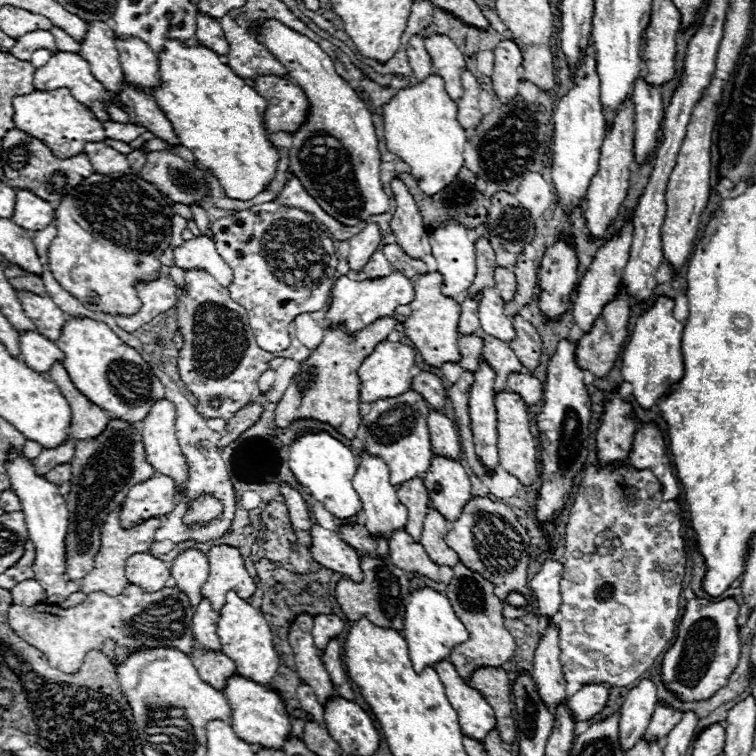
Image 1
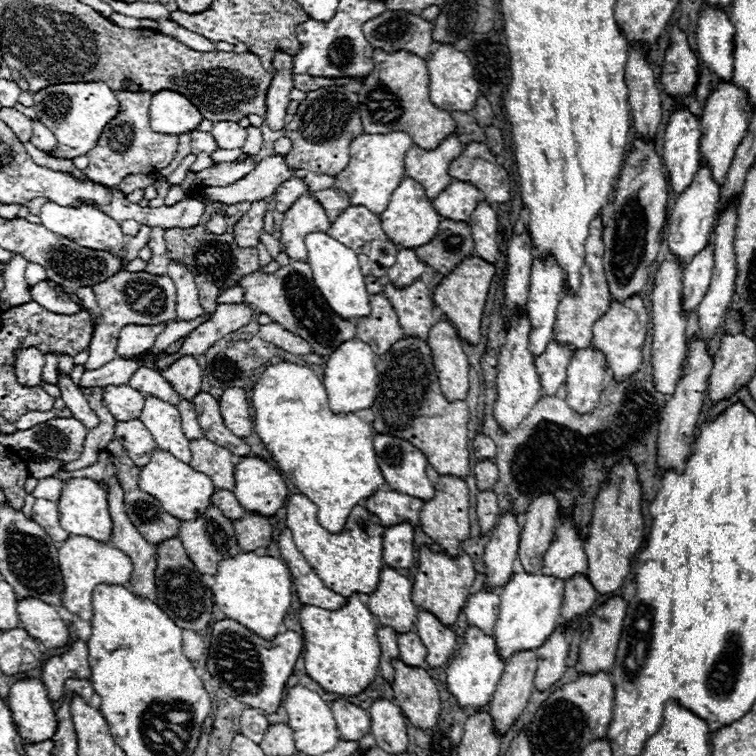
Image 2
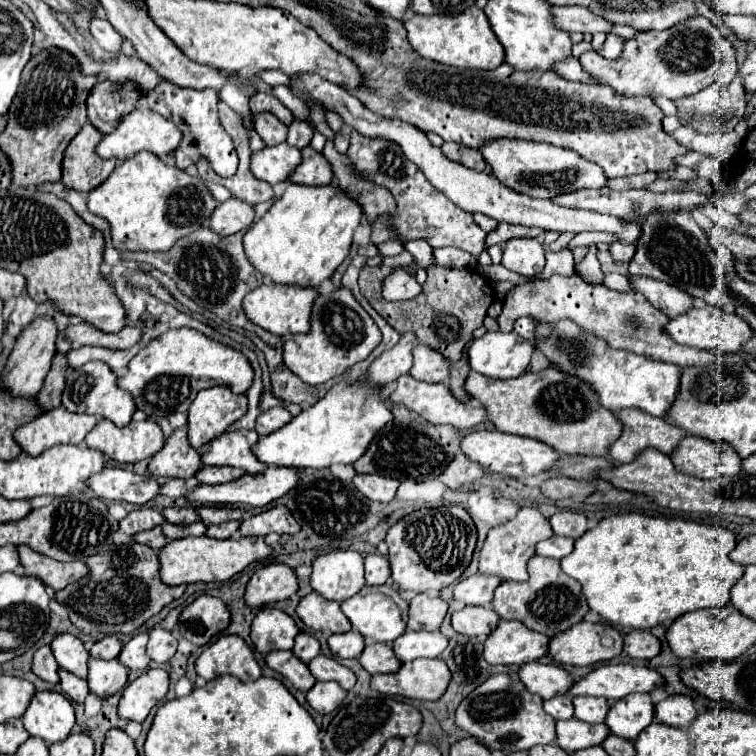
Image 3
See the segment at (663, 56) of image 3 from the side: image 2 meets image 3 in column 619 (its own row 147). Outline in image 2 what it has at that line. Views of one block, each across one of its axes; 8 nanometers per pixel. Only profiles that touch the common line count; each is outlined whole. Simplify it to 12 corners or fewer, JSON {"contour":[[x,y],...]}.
{"contour":[[104,82],[34,92],[58,158],[92,150],[118,114]]}

